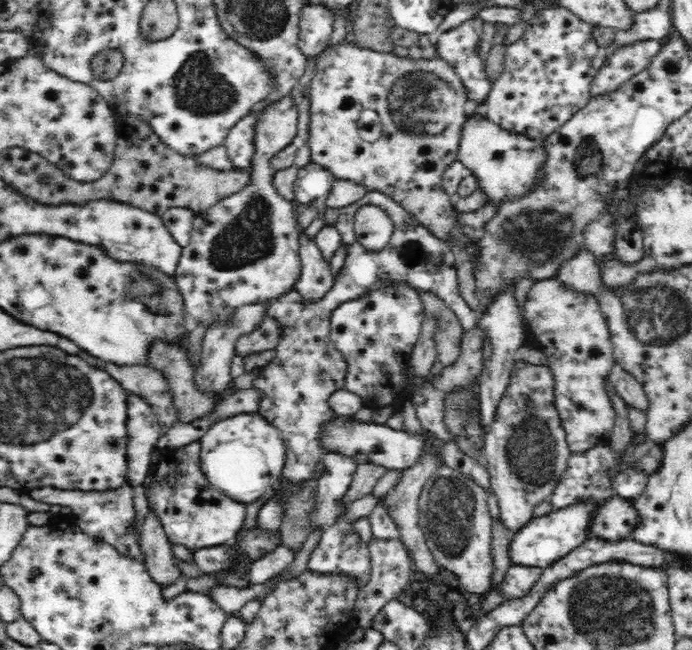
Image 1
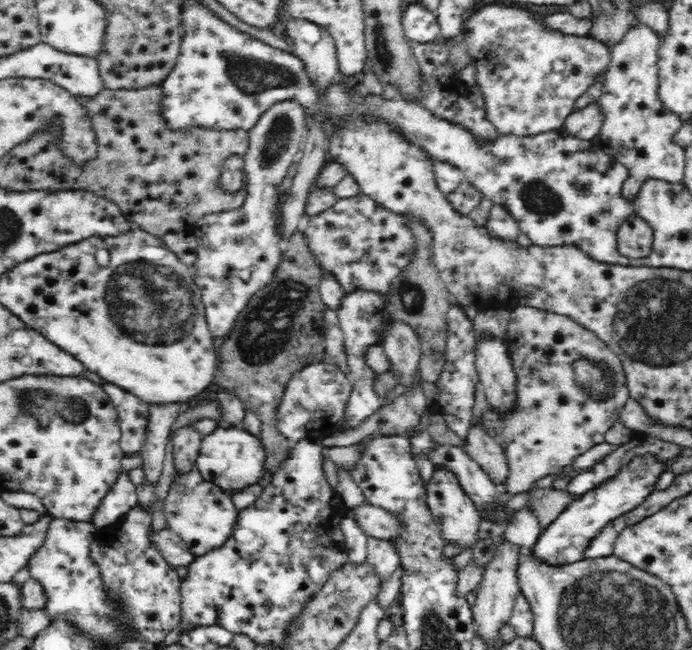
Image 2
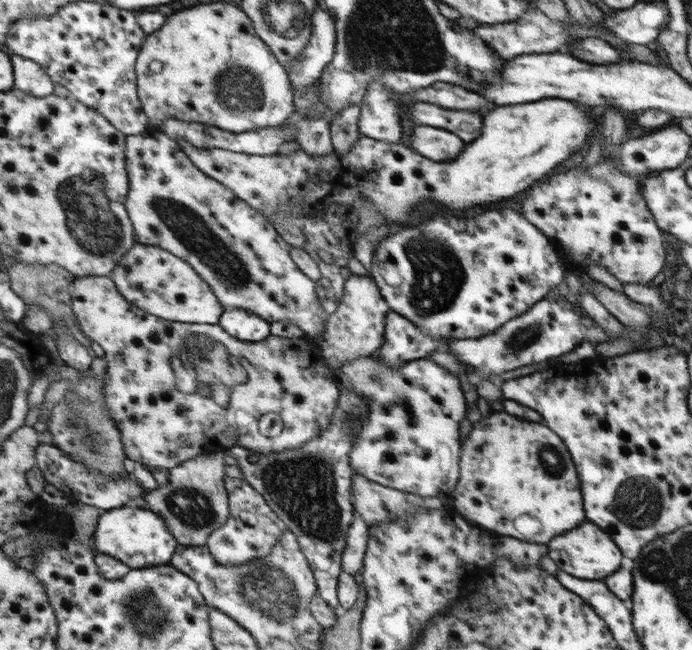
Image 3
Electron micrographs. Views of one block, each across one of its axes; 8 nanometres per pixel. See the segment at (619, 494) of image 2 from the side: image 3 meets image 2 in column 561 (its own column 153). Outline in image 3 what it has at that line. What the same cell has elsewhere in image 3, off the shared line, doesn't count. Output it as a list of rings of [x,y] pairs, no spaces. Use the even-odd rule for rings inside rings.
[[[132,505],[103,510],[91,543],[97,553],[116,558],[132,569],[170,564],[171,558],[180,546],[177,538],[171,534],[167,522],[159,514]]]

